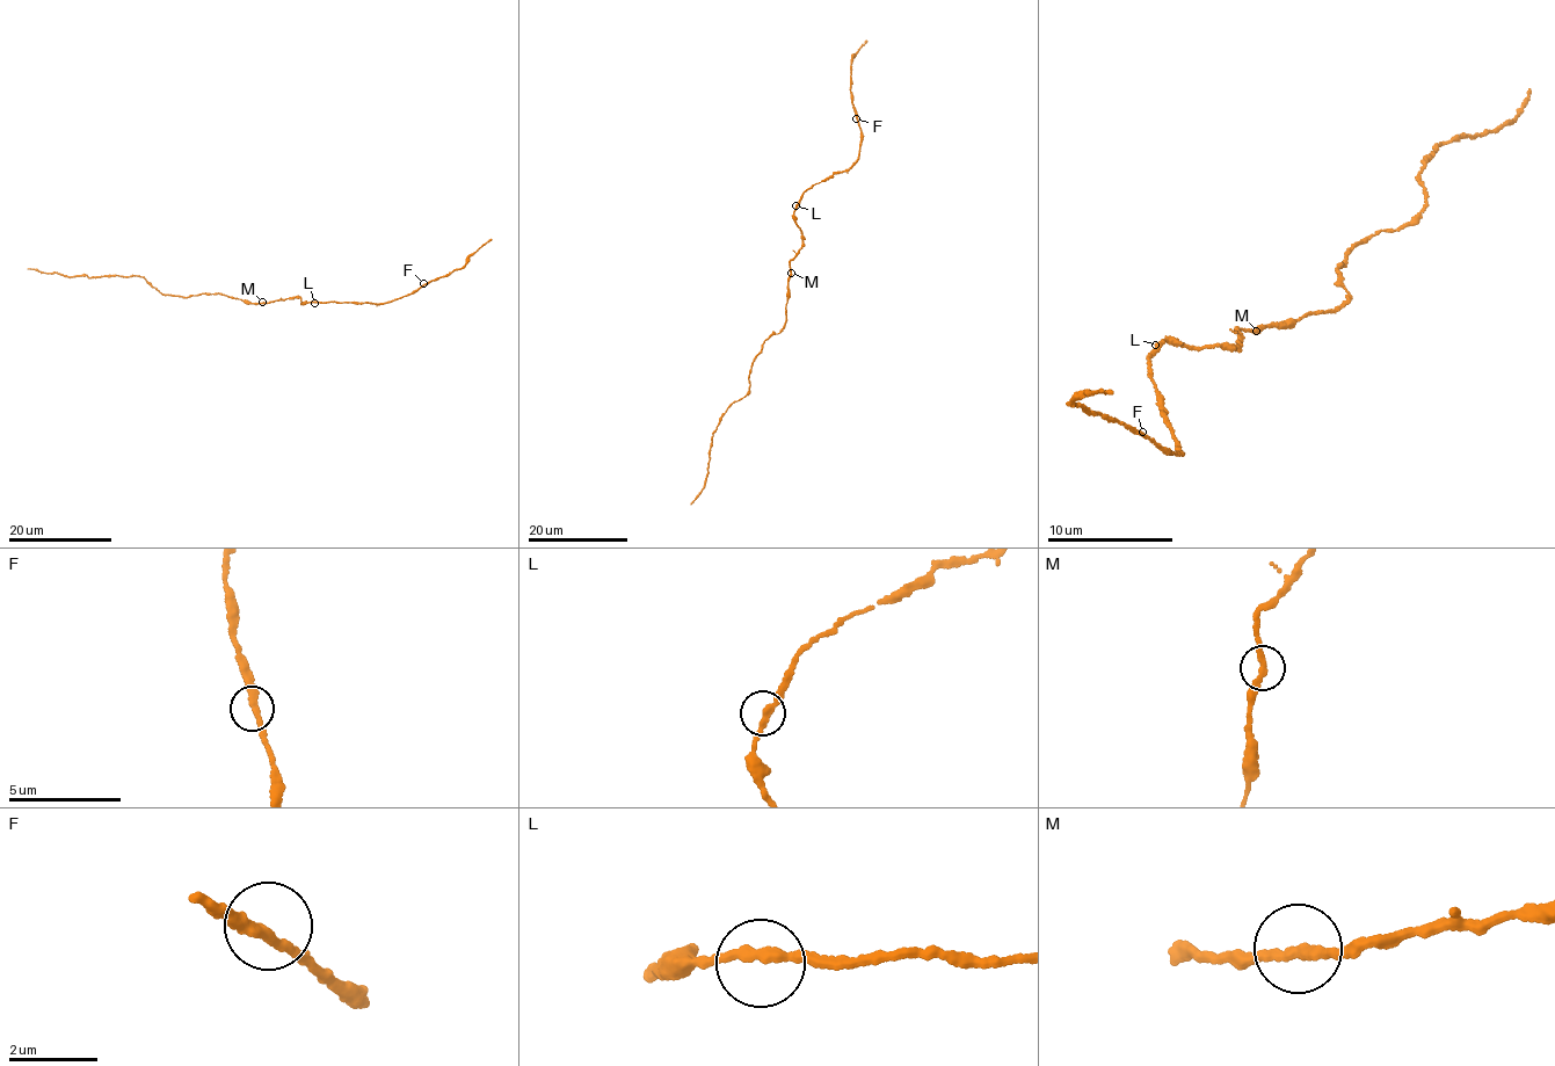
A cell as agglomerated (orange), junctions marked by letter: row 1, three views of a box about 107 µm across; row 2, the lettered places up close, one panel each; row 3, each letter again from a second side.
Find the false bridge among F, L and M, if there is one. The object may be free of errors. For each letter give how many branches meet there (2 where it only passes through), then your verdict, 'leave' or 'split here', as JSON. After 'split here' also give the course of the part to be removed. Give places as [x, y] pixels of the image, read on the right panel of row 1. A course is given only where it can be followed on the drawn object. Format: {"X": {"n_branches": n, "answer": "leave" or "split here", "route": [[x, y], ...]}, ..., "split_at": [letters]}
{"F": {"n_branches": 2, "answer": "leave"}, "L": {"n_branches": 2, "answer": "leave"}, "M": {"n_branches": 2, "answer": "leave"}, "split_at": []}

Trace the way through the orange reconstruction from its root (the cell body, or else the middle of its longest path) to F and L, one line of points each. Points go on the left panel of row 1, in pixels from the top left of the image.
F: (270, 302), (299, 297), (303, 303), (379, 304), (404, 296), (423, 283)
L: (270, 302), (299, 297), (303, 303), (314, 303)

